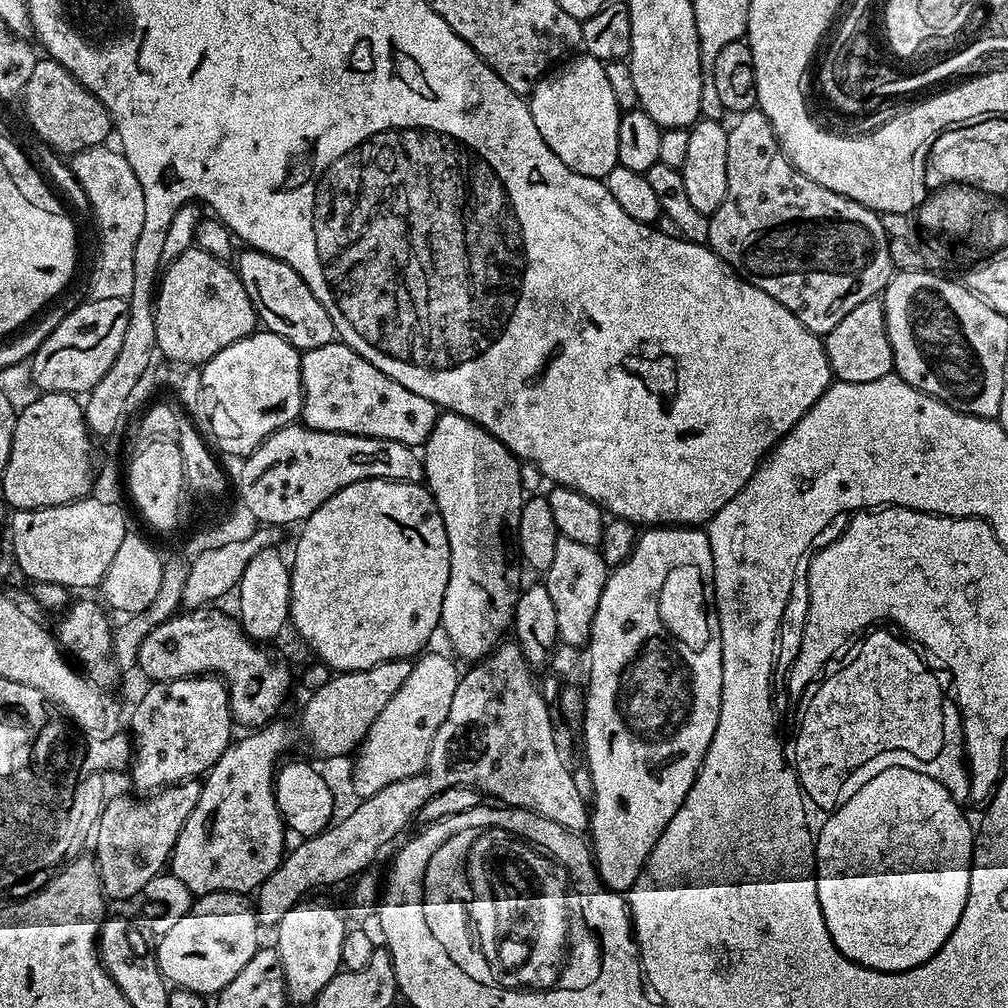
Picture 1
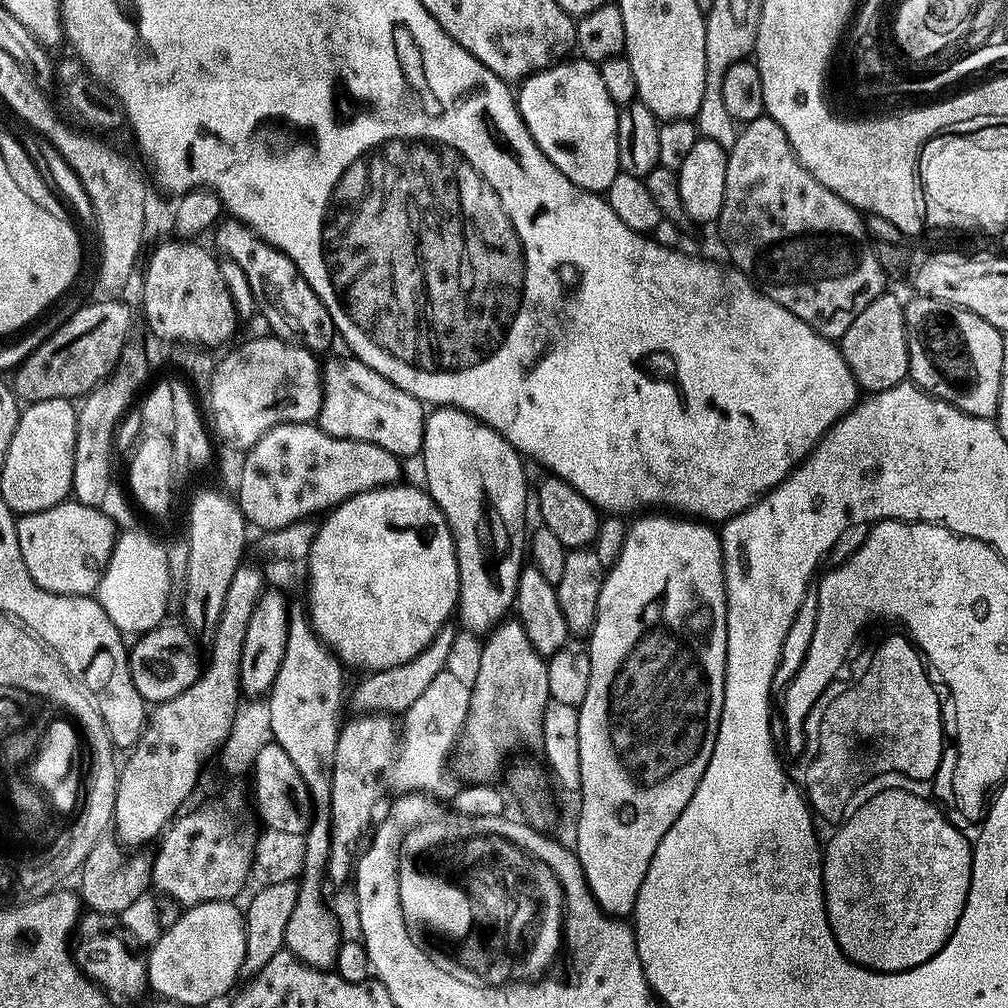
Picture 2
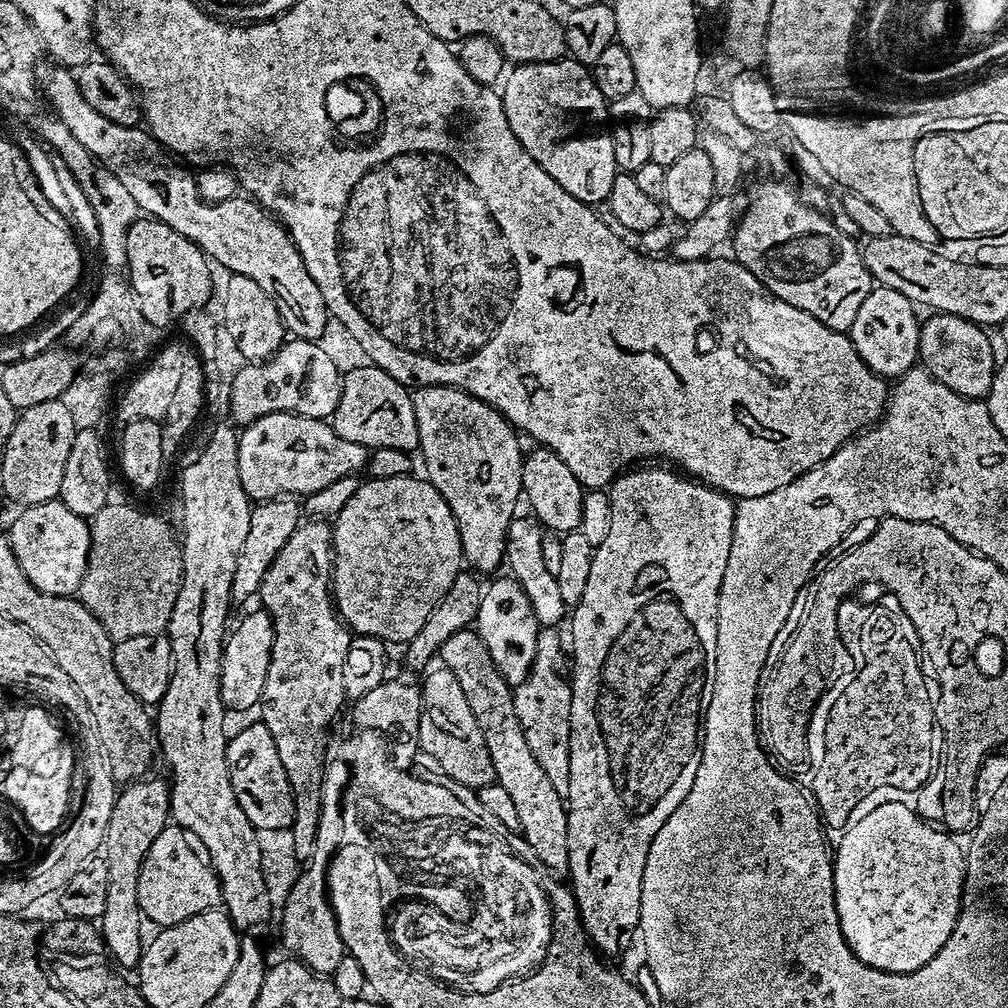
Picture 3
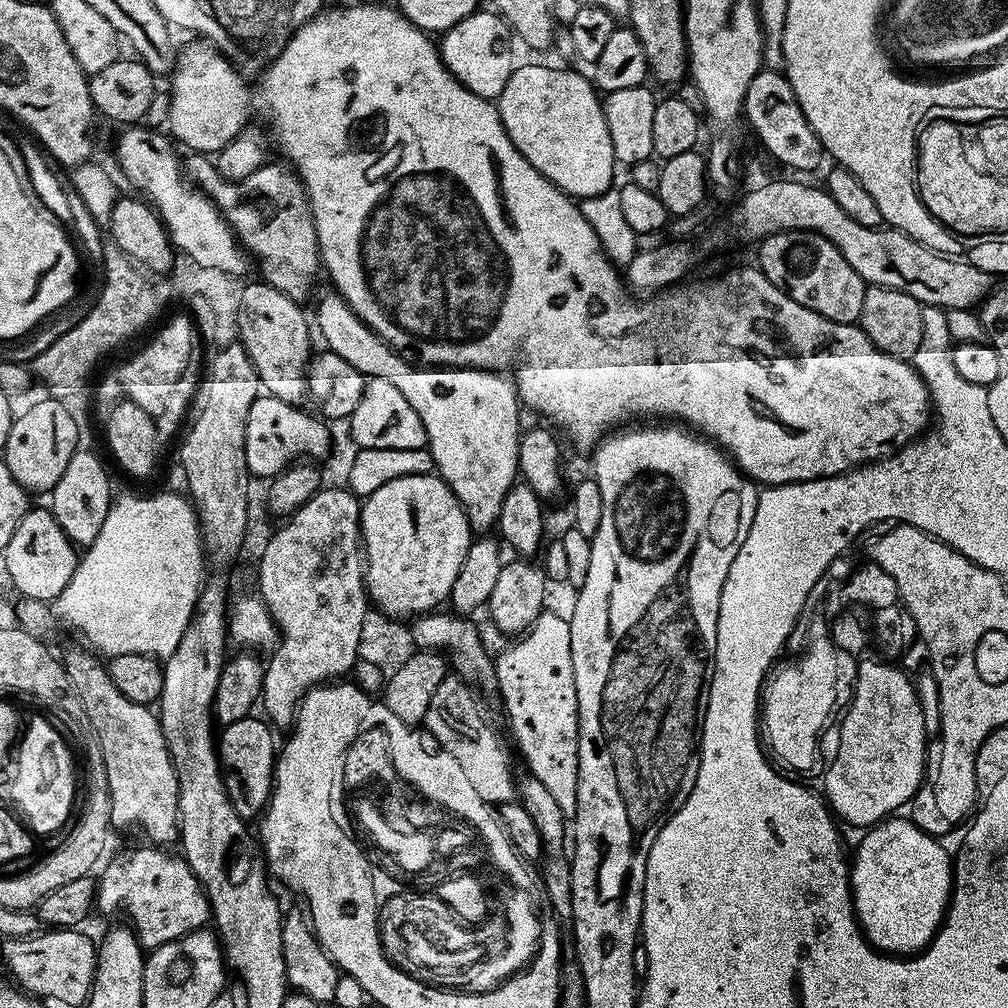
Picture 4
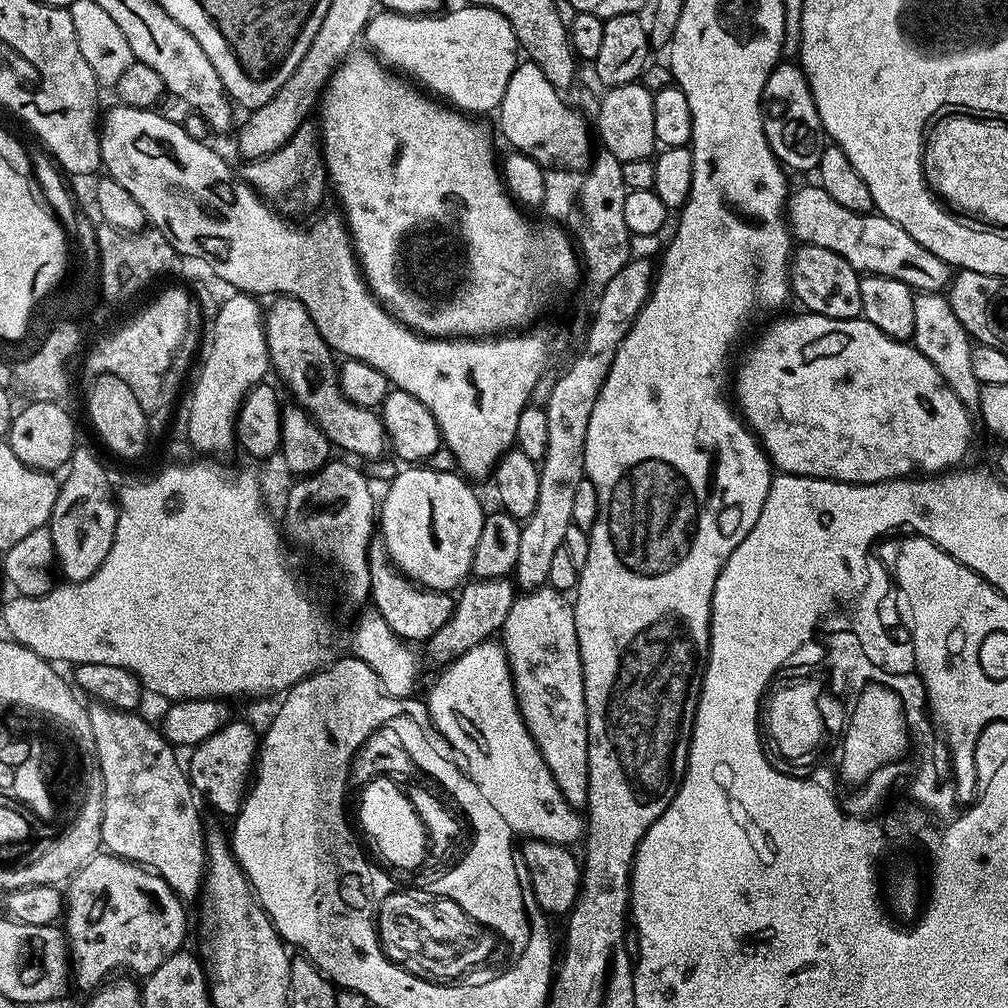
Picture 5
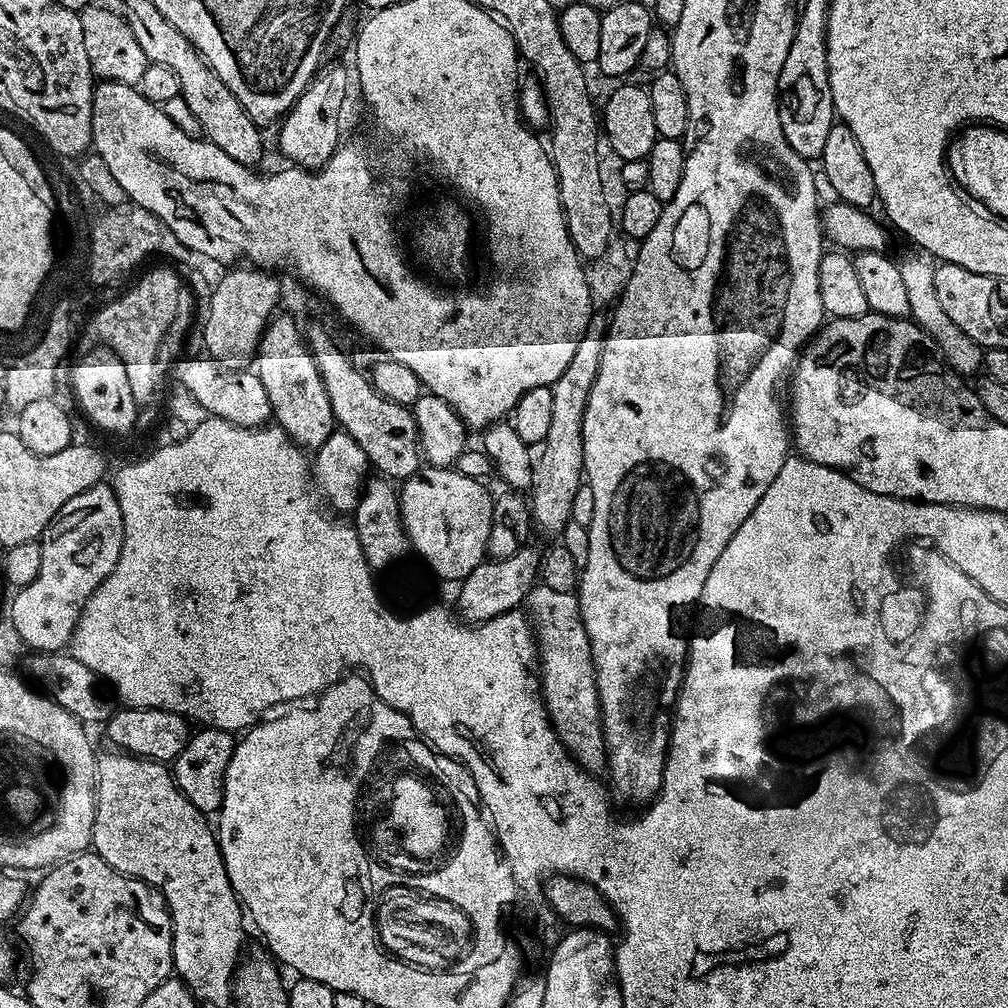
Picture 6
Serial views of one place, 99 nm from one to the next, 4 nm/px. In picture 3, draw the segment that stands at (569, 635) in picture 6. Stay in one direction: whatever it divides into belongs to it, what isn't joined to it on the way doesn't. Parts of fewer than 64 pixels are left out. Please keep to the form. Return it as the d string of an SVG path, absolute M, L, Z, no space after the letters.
M547 628L541 631L538 638L538 651L535 661L532 663L532 672L528 675L525 683L515 689L516 709L518 718L522 722L522 730L526 734L526 743L534 758L538 758L538 766L546 770L546 778L554 785L558 794L567 797L570 790L570 706L572 705L571 683L560 673L560 667L564 664L564 656L560 653L560 636L556 628Z

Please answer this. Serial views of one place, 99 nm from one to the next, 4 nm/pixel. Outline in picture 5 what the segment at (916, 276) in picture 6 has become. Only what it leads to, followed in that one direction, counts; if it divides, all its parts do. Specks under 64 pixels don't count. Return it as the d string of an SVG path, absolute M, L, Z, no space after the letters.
M921 292L914 295L914 334L911 343L915 344L919 352L926 354L930 362L934 362L938 374L942 374L942 378L969 410L979 409L982 385L978 378L974 378L970 363L974 341L962 326L962 322L958 322L958 314L954 314L947 295L939 292Z

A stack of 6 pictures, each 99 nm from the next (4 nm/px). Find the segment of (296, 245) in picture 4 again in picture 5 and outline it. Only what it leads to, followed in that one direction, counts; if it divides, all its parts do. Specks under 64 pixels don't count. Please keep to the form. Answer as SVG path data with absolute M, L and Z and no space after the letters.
M310 122L303 123L298 131L280 149L274 150L273 153L266 154L257 160L247 161L243 165L245 168L239 169L238 172L239 179L243 180L251 188L256 189L267 203L288 218L304 216L311 208L318 207L324 200L324 191L327 193L330 188L328 170L324 167L324 154L319 133L317 127L313 123L312 125L310 124Z

